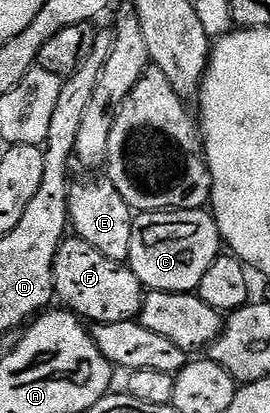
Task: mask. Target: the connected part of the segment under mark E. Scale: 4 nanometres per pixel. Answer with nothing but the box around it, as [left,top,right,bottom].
[69,177,135,263]

